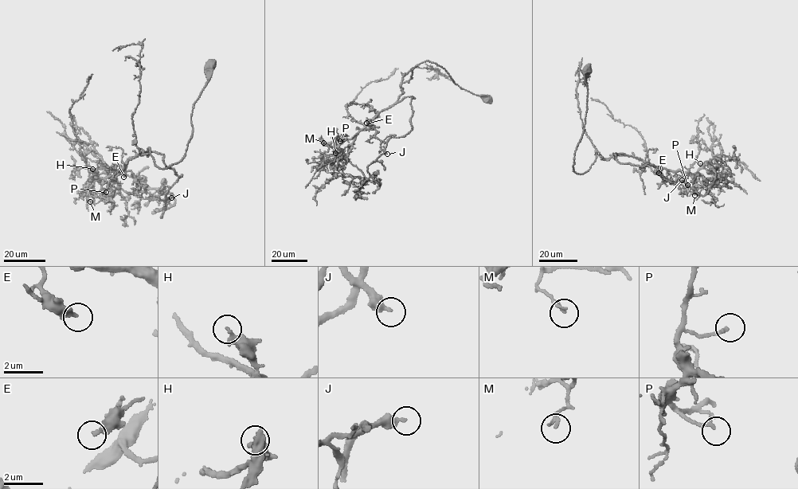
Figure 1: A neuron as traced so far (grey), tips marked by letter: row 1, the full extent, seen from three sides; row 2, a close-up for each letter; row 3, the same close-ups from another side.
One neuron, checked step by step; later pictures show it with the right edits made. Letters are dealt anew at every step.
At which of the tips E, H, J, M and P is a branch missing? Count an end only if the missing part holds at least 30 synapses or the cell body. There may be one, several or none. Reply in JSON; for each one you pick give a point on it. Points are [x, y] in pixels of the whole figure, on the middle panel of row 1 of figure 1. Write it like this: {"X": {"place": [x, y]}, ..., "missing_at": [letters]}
{"missing_at": []}

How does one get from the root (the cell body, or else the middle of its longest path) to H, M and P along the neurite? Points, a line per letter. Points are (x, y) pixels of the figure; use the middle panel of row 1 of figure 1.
H: (487, 97), (459, 86), (436, 64), (421, 62), (401, 84), (396, 103), (343, 140), (335, 153)
M: (487, 97), (459, 86), (436, 64), (423, 61), (401, 84), (396, 103), (355, 136), (335, 147), (323, 142)
P: (487, 97), (459, 86), (436, 64), (423, 61), (401, 84), (396, 103), (340, 141)

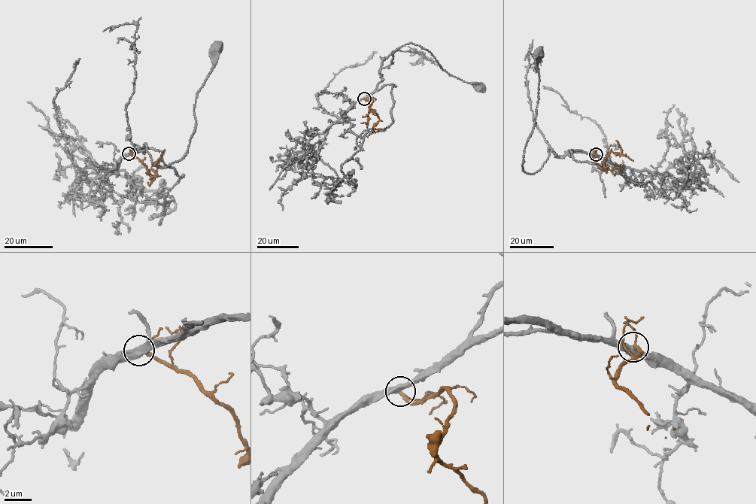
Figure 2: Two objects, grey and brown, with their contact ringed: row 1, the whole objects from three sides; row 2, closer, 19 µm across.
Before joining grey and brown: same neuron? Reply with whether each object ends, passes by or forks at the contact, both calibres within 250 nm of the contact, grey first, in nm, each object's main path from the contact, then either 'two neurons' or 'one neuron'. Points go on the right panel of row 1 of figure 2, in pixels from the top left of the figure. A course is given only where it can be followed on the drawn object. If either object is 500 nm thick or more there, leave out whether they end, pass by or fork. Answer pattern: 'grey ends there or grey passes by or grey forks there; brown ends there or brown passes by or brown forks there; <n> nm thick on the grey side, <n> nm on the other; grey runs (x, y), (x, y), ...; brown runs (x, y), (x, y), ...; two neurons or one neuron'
grey passes by; brown passes by; 480 nm thick on the grey side, 200 nm on the other; grey runs (595, 154), (572, 152), (560, 157), (550, 150), (541, 168), (531, 174), (523, 170), (535, 116), (536, 54); brown runs (595, 154), (593, 159), (603, 167), (611, 153), (621, 154), (616, 141); two neurons

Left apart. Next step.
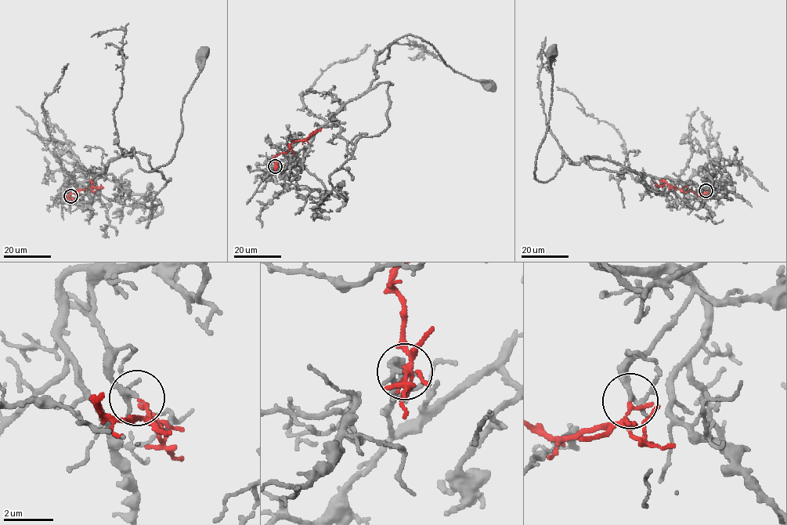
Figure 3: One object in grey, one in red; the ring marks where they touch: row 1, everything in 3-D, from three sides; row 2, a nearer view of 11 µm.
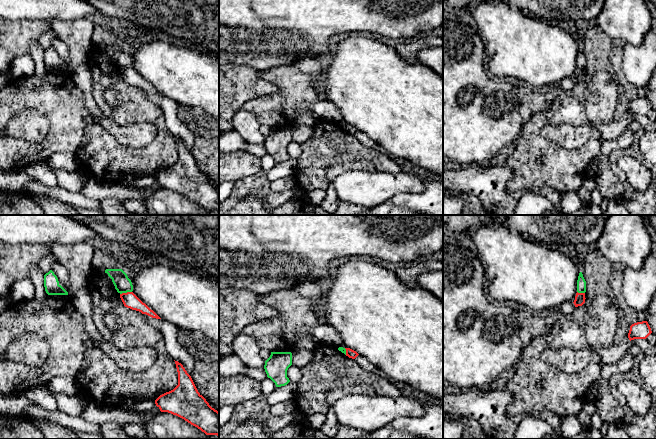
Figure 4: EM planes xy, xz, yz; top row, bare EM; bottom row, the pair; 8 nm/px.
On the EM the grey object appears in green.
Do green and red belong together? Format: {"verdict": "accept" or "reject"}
{"verdict": "reject"}

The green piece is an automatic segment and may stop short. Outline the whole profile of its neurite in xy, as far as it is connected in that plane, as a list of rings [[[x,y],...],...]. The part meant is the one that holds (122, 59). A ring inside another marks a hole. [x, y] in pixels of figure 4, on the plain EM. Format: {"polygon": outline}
{"polygon": [[[106,45],[105,49],[112,55],[118,69],[122,70],[133,67],[132,58],[122,45]]]}

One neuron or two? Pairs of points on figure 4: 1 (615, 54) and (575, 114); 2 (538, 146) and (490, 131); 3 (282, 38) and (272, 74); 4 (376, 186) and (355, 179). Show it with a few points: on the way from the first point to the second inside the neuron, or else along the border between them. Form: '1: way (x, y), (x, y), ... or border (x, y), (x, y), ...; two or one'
1: border (613, 46), (609, 52), (609, 62), (621, 83); two
2: border (523, 126), (519, 138), (507, 149); two
3: border (295, 63), (273, 66), (261, 71); two
4: way (371, 186), (362, 186), (360, 184); one

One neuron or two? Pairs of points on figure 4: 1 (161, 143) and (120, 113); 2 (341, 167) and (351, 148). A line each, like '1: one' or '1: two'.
1: one
2: two

